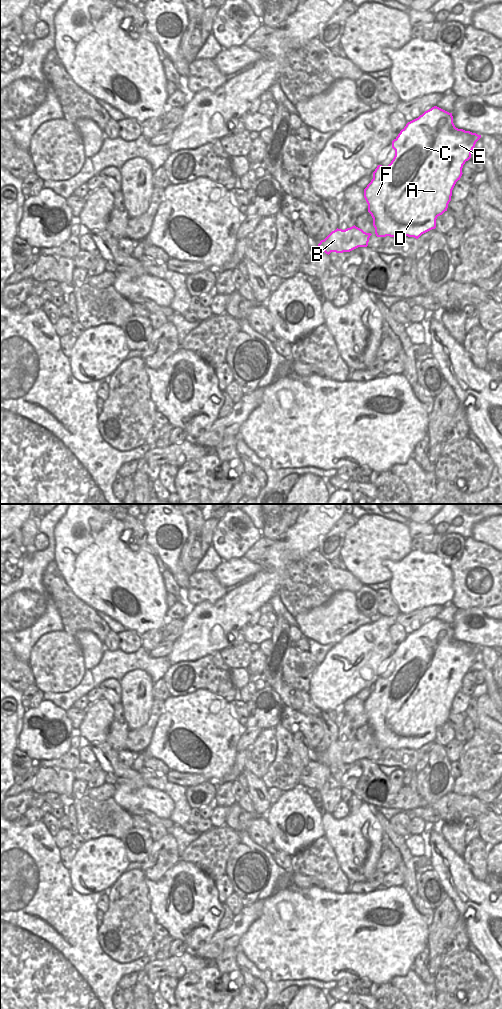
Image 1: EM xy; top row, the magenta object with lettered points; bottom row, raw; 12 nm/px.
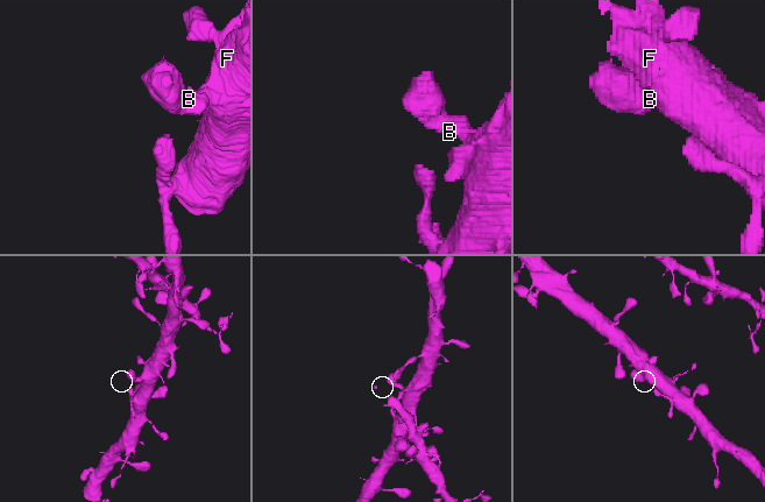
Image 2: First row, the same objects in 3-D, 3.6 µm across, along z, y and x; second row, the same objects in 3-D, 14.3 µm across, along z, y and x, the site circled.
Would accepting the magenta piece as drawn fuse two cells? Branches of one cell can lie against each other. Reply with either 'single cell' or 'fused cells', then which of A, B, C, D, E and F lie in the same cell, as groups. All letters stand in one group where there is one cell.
single cell; A B C D E F

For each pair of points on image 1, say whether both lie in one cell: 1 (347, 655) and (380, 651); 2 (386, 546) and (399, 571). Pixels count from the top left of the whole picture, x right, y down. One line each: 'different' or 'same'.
1: same
2: different

